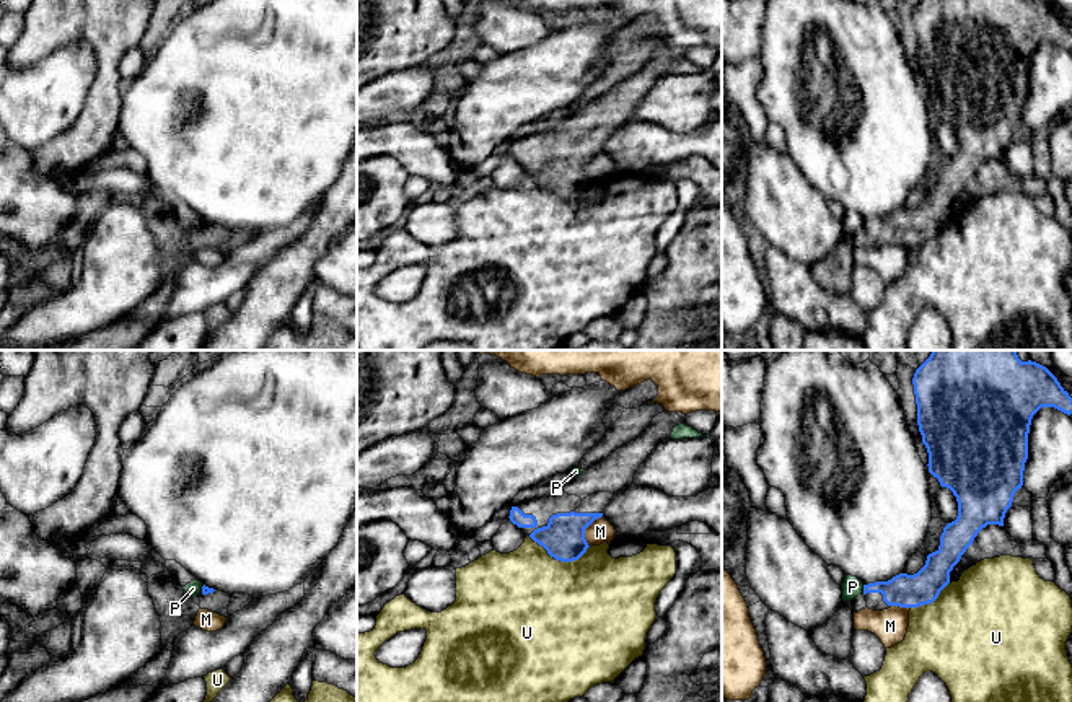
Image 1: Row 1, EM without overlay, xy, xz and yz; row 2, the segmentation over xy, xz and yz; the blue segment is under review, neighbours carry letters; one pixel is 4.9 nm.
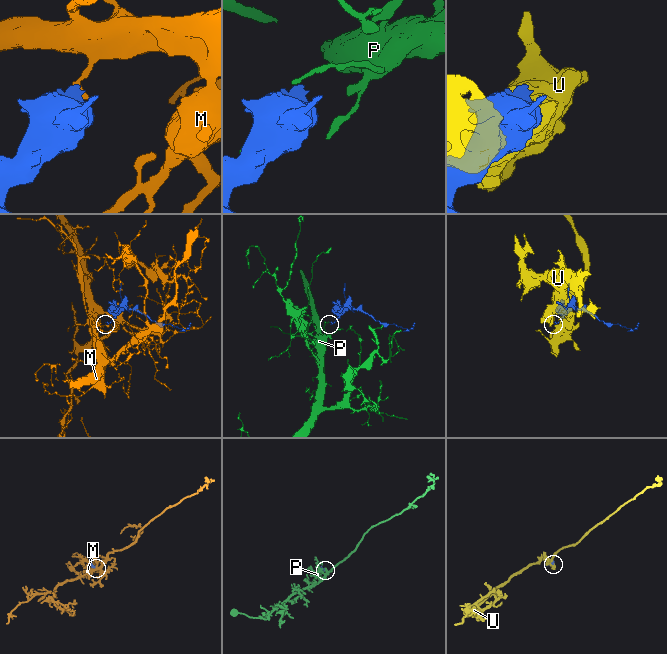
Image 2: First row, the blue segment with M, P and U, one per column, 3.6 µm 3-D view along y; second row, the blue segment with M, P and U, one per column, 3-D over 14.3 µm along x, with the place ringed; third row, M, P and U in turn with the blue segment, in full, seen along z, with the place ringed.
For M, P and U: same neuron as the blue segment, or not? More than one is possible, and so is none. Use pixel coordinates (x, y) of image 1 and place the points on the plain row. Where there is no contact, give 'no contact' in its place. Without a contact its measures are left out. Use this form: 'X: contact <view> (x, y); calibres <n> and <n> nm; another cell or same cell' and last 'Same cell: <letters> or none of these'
M: contact xz (585, 163); calibres 200 and 120 nm; another cell
P: contact yz (864, 225); calibres 160 and 100 nm; another cell
U: contact xz (559, 194); calibres 200 and 480 nm; another cell
Same cell: none of these

